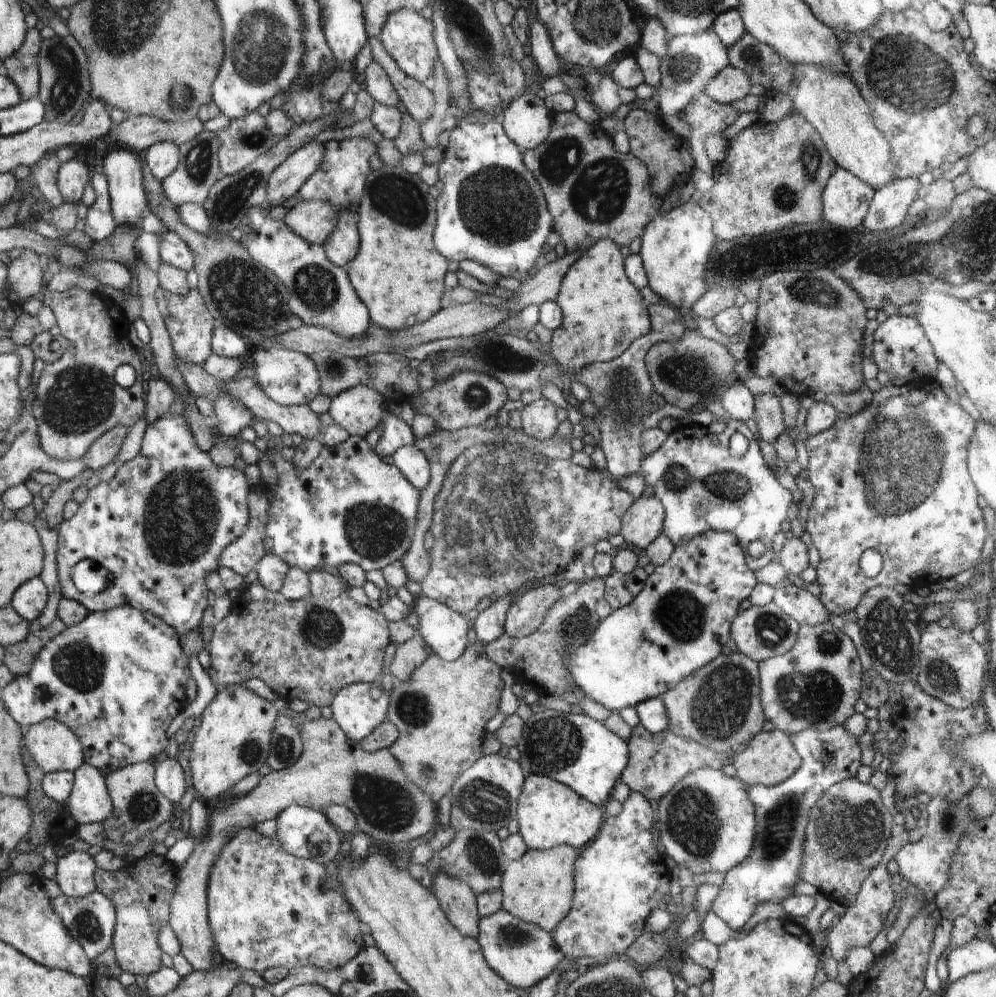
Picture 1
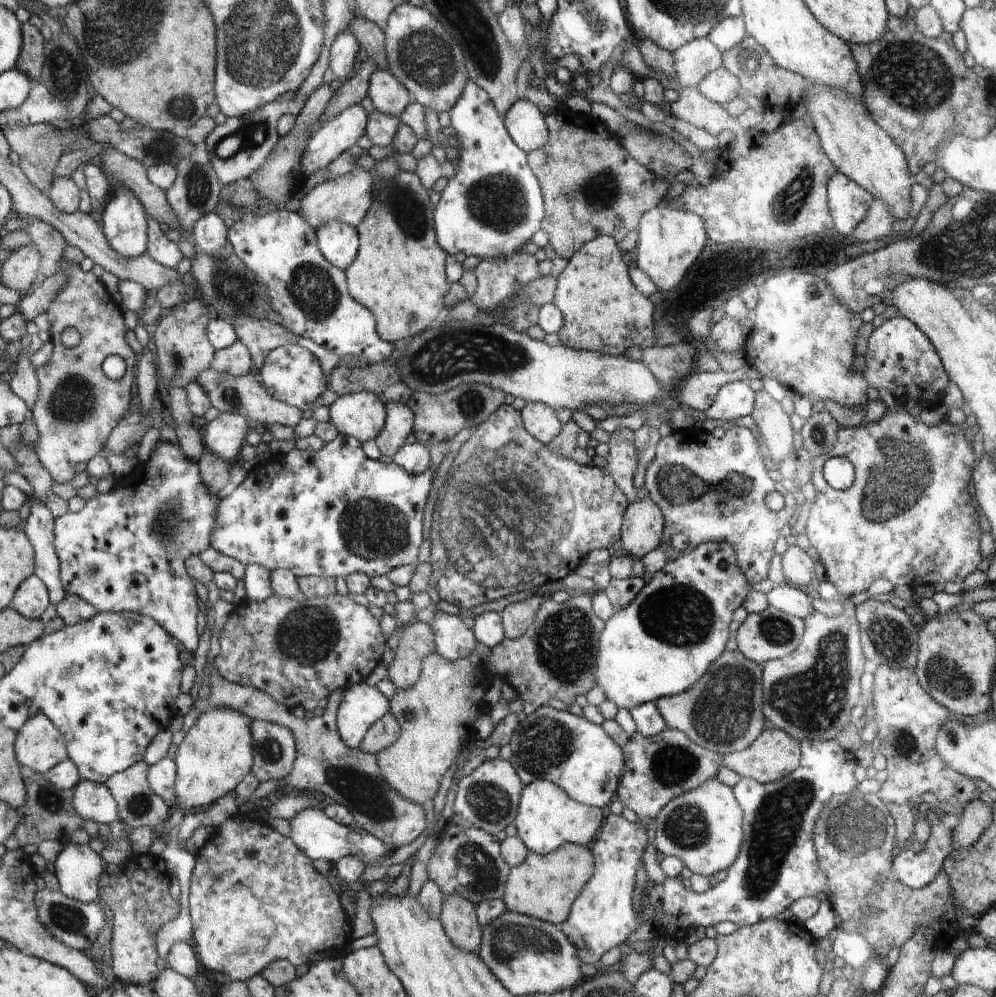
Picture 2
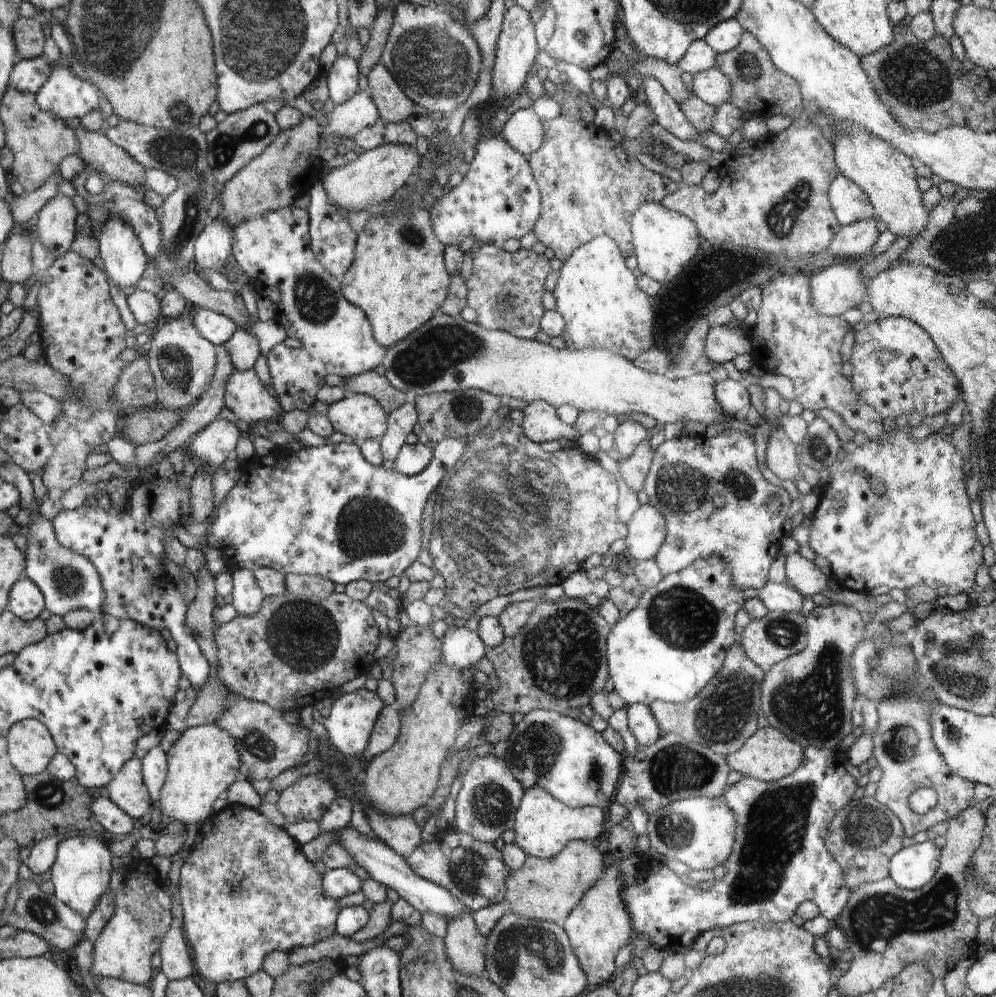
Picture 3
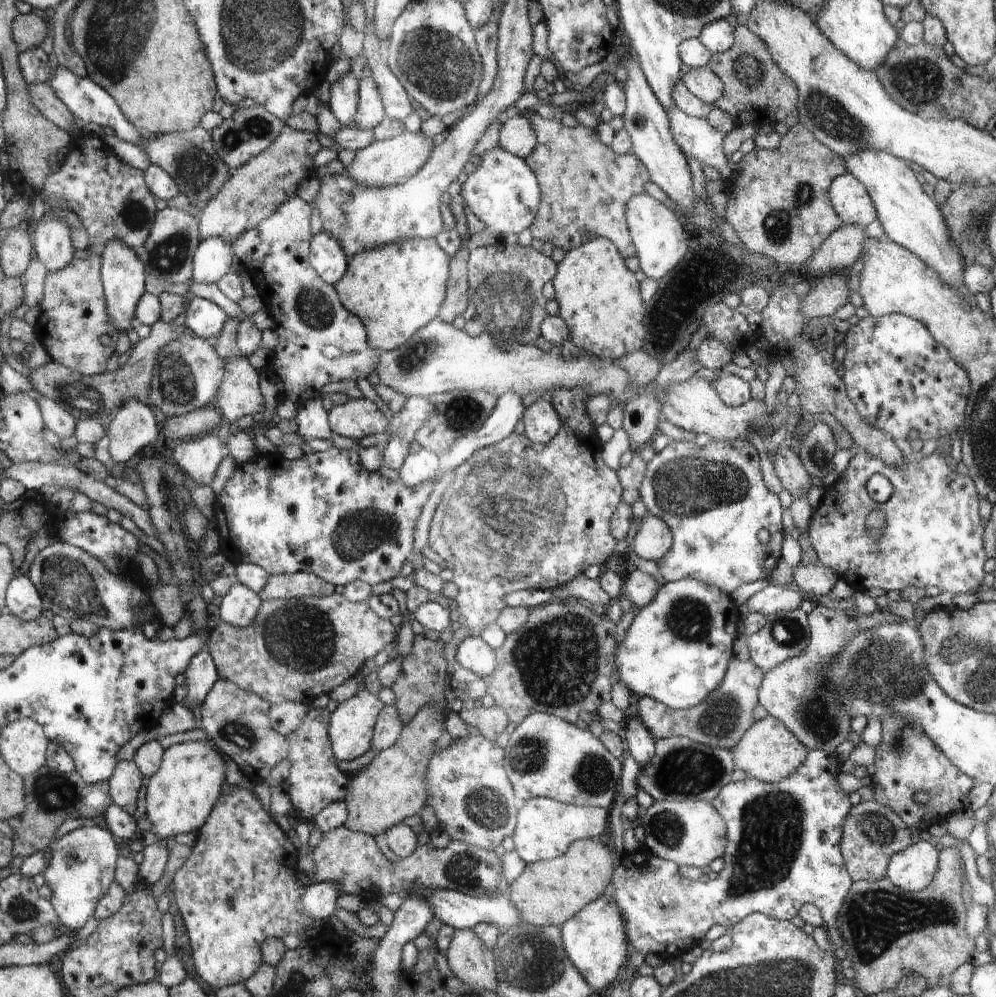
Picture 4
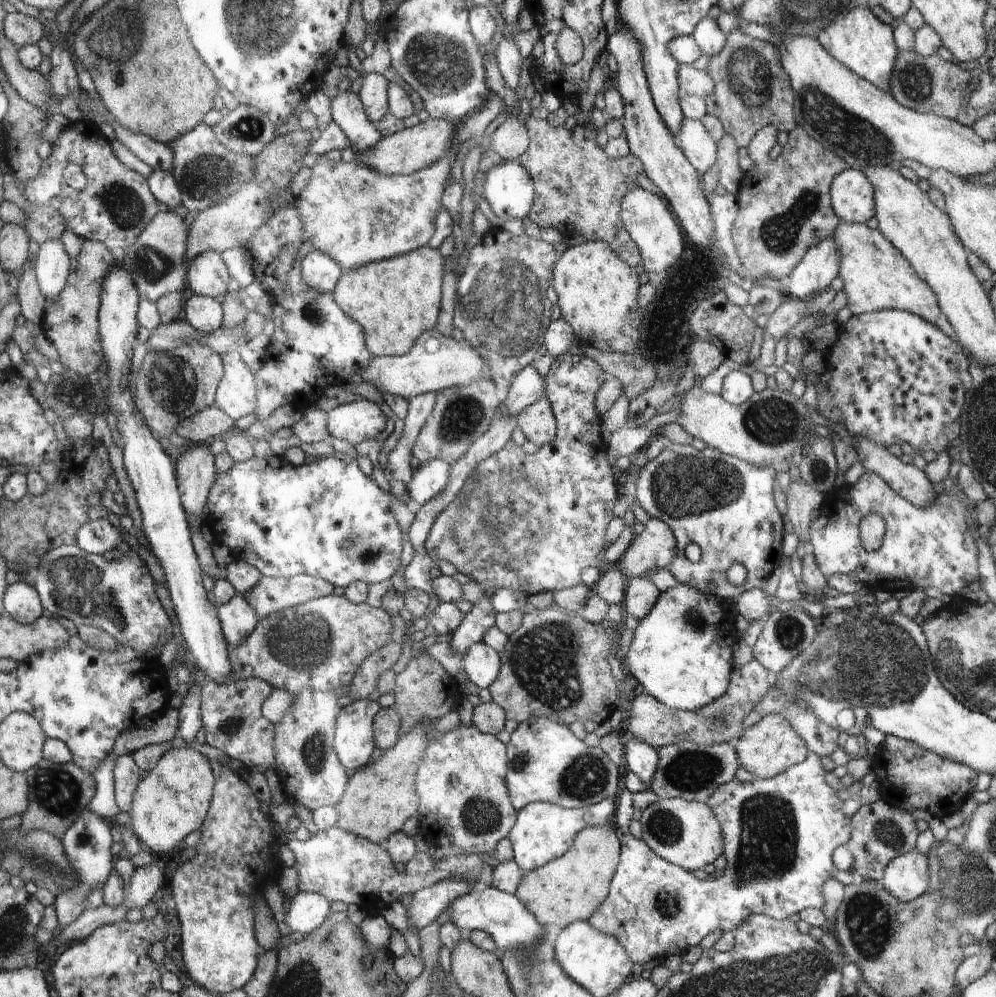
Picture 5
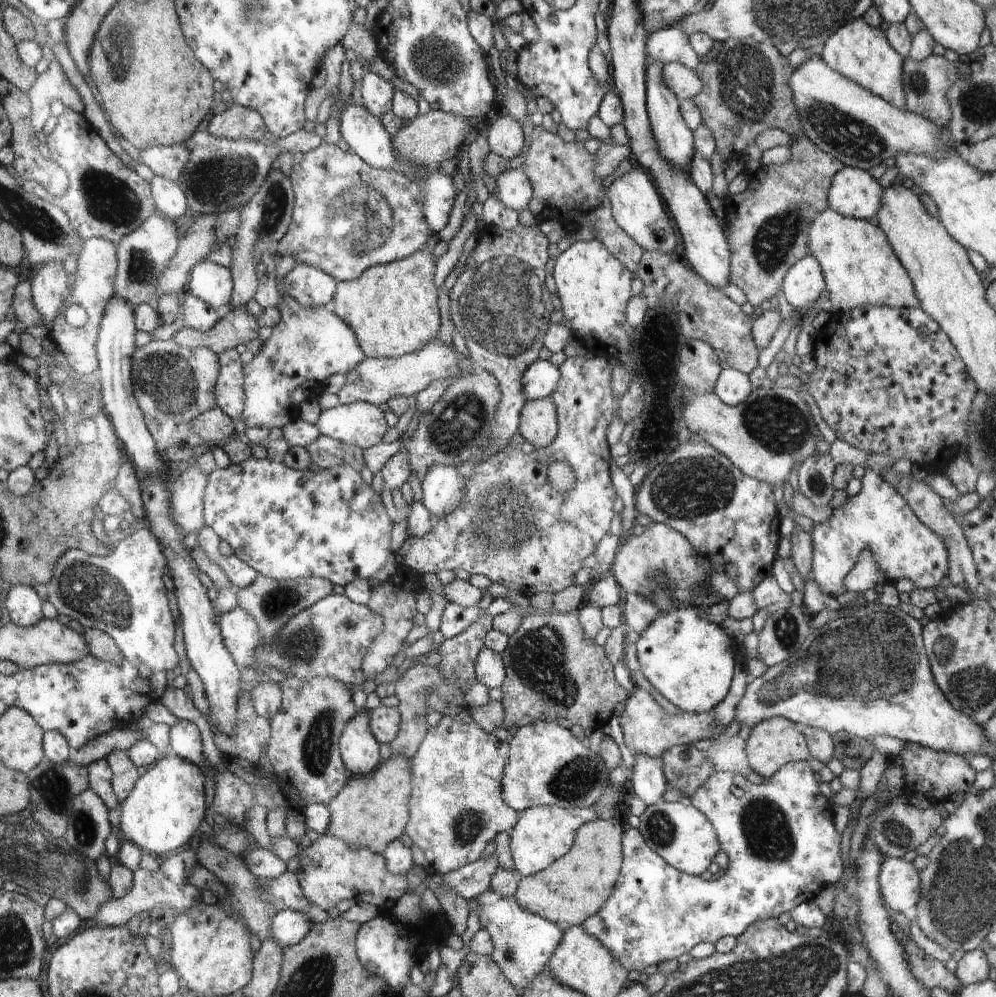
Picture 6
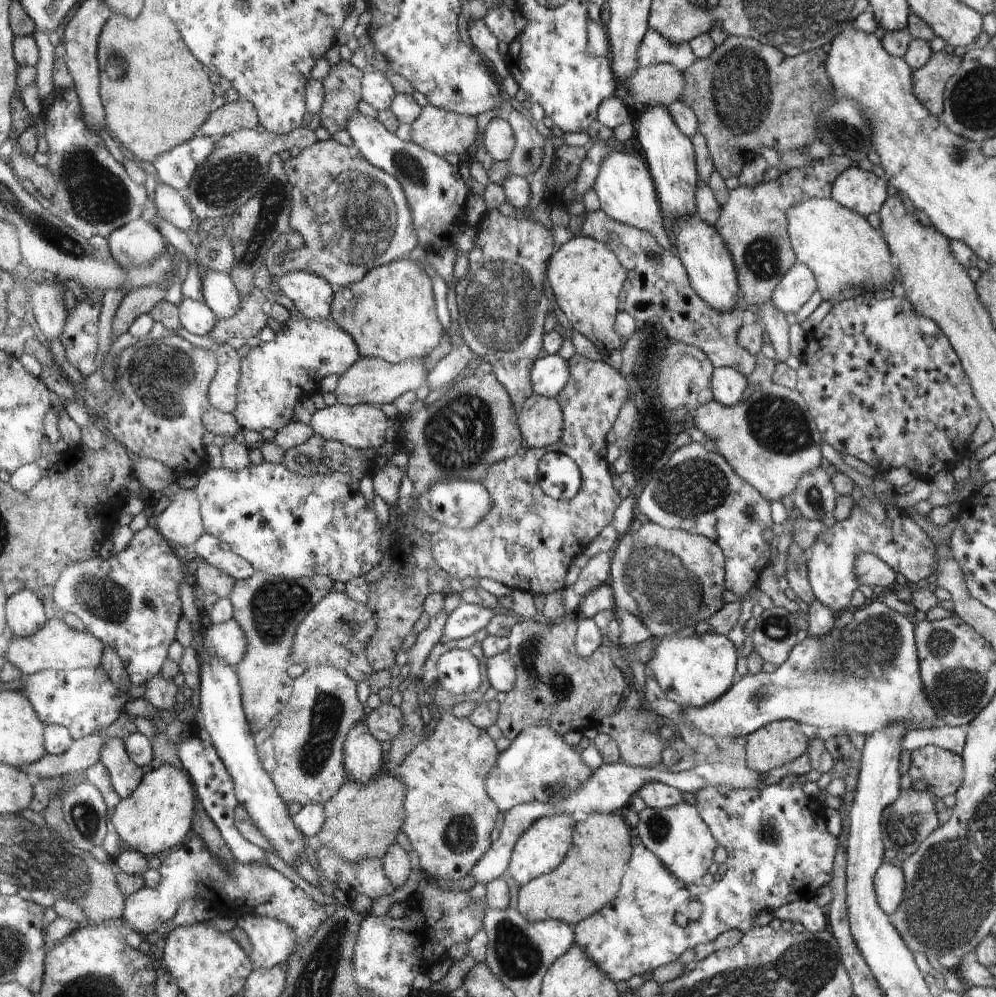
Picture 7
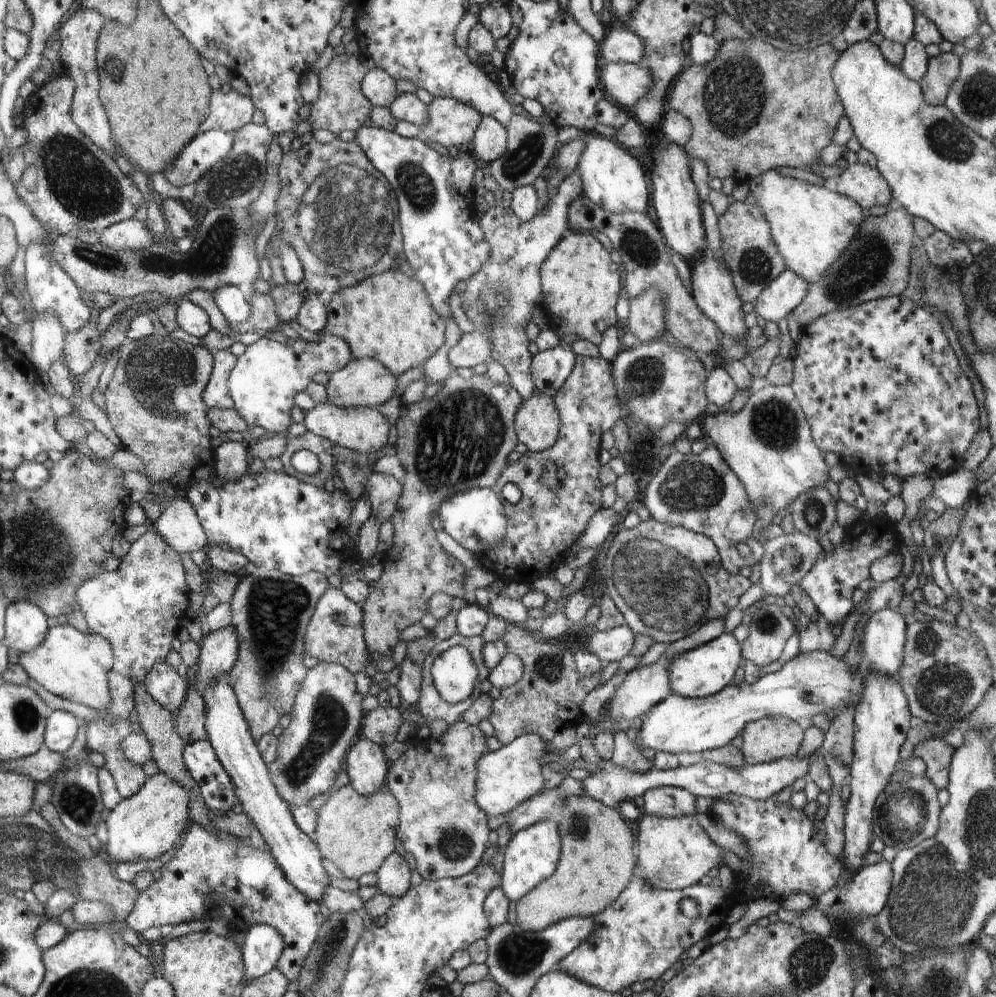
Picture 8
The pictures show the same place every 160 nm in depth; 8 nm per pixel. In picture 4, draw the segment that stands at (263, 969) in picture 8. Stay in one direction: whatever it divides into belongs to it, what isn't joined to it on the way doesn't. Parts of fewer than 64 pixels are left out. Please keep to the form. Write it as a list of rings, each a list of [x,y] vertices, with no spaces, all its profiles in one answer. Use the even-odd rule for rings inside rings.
[[[332,881],[313,882],[303,896],[303,911],[315,919],[329,920],[336,910],[341,890]]]

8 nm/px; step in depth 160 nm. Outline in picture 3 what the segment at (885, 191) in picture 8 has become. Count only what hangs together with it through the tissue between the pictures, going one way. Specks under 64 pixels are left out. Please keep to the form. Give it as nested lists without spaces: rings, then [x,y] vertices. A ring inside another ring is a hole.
[[[841,173],[832,180],[828,197],[840,227],[876,217],[868,196]]]

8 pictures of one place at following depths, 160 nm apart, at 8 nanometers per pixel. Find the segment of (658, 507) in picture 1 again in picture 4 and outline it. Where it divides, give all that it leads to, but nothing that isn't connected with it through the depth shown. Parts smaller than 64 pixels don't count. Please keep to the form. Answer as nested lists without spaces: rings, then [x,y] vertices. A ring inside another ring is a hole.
[[[646,513],[643,518],[635,519],[638,531],[630,544],[630,552],[649,561],[659,561],[673,544],[673,533],[666,521]]]

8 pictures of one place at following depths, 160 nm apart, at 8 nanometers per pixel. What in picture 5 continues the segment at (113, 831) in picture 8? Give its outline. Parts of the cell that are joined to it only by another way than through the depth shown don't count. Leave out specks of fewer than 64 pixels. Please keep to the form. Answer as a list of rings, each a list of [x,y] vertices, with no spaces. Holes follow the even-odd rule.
[[[190,746],[170,749],[138,783],[133,794],[130,827],[152,854],[170,852],[190,832],[204,826],[202,822],[210,811],[214,788],[214,774],[203,754]]]

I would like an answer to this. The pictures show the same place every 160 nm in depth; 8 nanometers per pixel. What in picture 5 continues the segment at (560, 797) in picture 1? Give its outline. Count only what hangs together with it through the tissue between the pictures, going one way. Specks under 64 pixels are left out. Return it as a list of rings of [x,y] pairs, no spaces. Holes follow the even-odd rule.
[[[603,800],[593,806],[579,809],[565,809],[560,805],[536,801],[521,808],[516,826],[508,838],[513,846],[513,859],[522,872],[533,871],[551,860],[560,858],[573,847],[576,836],[586,827],[606,826],[610,814],[615,813],[616,801]]]

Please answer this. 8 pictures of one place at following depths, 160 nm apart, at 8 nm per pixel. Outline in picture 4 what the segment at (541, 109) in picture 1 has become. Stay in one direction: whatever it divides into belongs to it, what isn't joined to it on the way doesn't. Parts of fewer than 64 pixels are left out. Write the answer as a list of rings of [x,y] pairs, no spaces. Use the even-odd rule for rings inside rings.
[[[520,112],[512,118],[503,117],[501,123],[498,146],[523,159],[537,148],[537,133],[530,114]]]

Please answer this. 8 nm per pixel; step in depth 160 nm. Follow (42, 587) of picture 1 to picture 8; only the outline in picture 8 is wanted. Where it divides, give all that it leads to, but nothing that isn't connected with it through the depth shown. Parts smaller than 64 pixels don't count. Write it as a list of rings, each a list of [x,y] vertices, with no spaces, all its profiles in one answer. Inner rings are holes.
[[[14,602],[14,608],[6,612],[6,645],[18,654],[30,652],[45,642],[48,635],[45,613],[32,602]]]

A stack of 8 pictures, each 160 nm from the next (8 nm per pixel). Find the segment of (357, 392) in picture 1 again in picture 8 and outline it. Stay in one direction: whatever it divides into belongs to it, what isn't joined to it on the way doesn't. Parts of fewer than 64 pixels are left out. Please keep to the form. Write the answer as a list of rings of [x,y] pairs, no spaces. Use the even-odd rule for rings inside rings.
[[[328,401],[325,404],[317,404],[312,410],[305,412],[303,425],[306,430],[330,440],[335,446],[348,448],[360,454],[372,454],[386,447],[390,426],[386,418],[373,408],[343,408]]]

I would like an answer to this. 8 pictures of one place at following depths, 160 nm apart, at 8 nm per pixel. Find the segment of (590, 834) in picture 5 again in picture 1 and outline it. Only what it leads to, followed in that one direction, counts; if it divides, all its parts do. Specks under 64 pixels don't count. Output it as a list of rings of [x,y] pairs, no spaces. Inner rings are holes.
[[[563,844],[551,849],[527,849],[518,860],[509,861],[505,868],[500,889],[503,909],[523,920],[553,933],[556,925],[571,907],[574,886],[576,849]]]

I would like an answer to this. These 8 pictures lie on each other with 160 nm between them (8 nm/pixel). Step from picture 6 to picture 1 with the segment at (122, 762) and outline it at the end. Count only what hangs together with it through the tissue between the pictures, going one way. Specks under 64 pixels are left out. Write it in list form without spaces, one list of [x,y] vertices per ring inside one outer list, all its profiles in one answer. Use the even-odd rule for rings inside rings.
[[[145,762],[125,765],[105,776],[105,783],[113,807],[112,812],[100,824],[106,838],[122,844],[136,844],[160,824],[169,820],[172,803],[166,798],[155,783],[155,763]]]

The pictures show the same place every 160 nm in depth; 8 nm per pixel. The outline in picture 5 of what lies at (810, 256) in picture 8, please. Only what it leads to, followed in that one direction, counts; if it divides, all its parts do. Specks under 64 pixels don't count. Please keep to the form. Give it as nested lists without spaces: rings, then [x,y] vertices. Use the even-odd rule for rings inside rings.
[[[841,221],[832,239],[835,240],[841,254],[839,276],[844,281],[843,290],[846,292],[847,306],[854,315],[884,309],[905,310],[920,316],[958,342],[954,327],[939,307],[936,293],[917,275],[909,260],[879,229],[871,229],[862,223]]]

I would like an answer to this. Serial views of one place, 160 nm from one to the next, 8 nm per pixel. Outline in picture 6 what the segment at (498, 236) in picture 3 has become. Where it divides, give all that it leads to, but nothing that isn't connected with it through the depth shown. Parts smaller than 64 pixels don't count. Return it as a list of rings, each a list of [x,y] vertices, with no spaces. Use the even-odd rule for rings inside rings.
[[[522,168],[504,170],[494,177],[494,180],[496,188],[492,196],[496,197],[496,200],[518,213],[529,208],[533,190]]]

